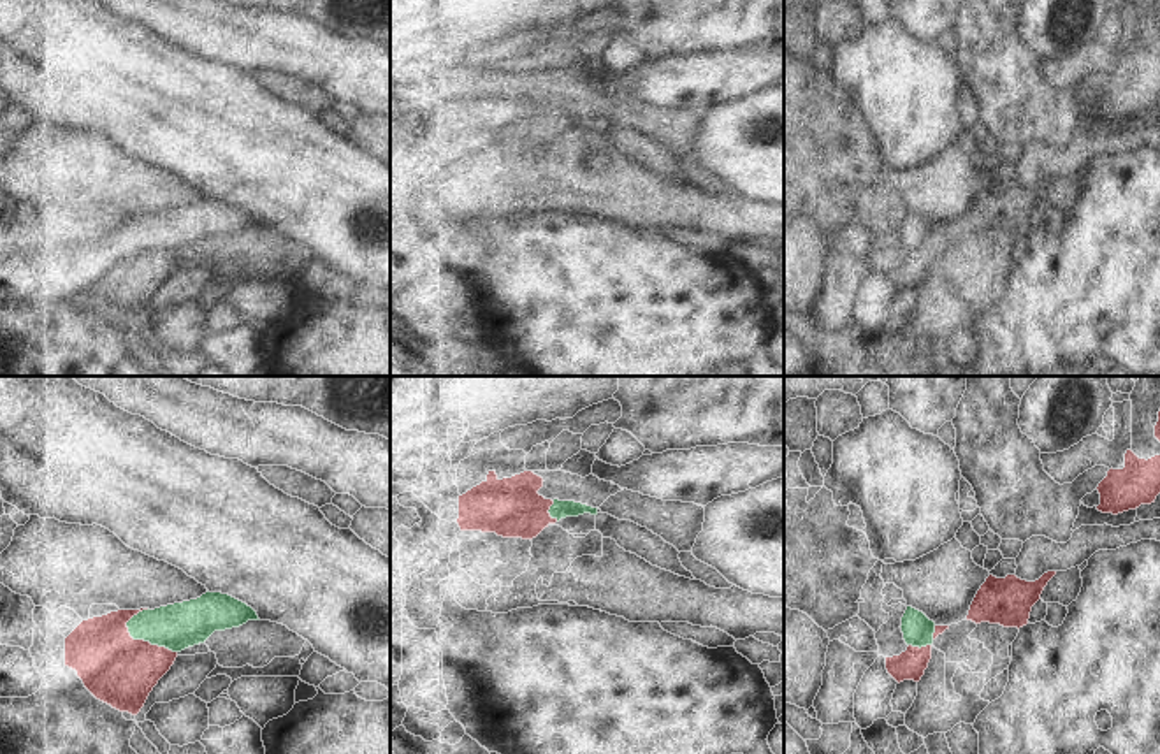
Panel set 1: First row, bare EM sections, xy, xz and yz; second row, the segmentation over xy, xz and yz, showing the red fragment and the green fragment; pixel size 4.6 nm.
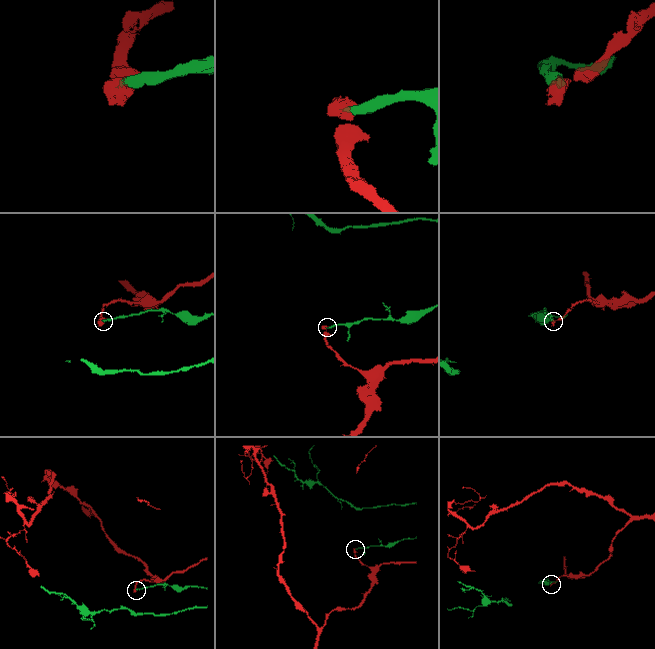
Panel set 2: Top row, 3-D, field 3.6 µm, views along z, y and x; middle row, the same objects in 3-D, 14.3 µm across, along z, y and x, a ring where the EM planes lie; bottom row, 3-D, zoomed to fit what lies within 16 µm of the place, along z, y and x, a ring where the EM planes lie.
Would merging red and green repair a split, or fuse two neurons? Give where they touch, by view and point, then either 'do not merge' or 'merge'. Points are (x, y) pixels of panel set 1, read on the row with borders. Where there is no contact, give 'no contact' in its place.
meets red in xy at (148, 642); do not merge

